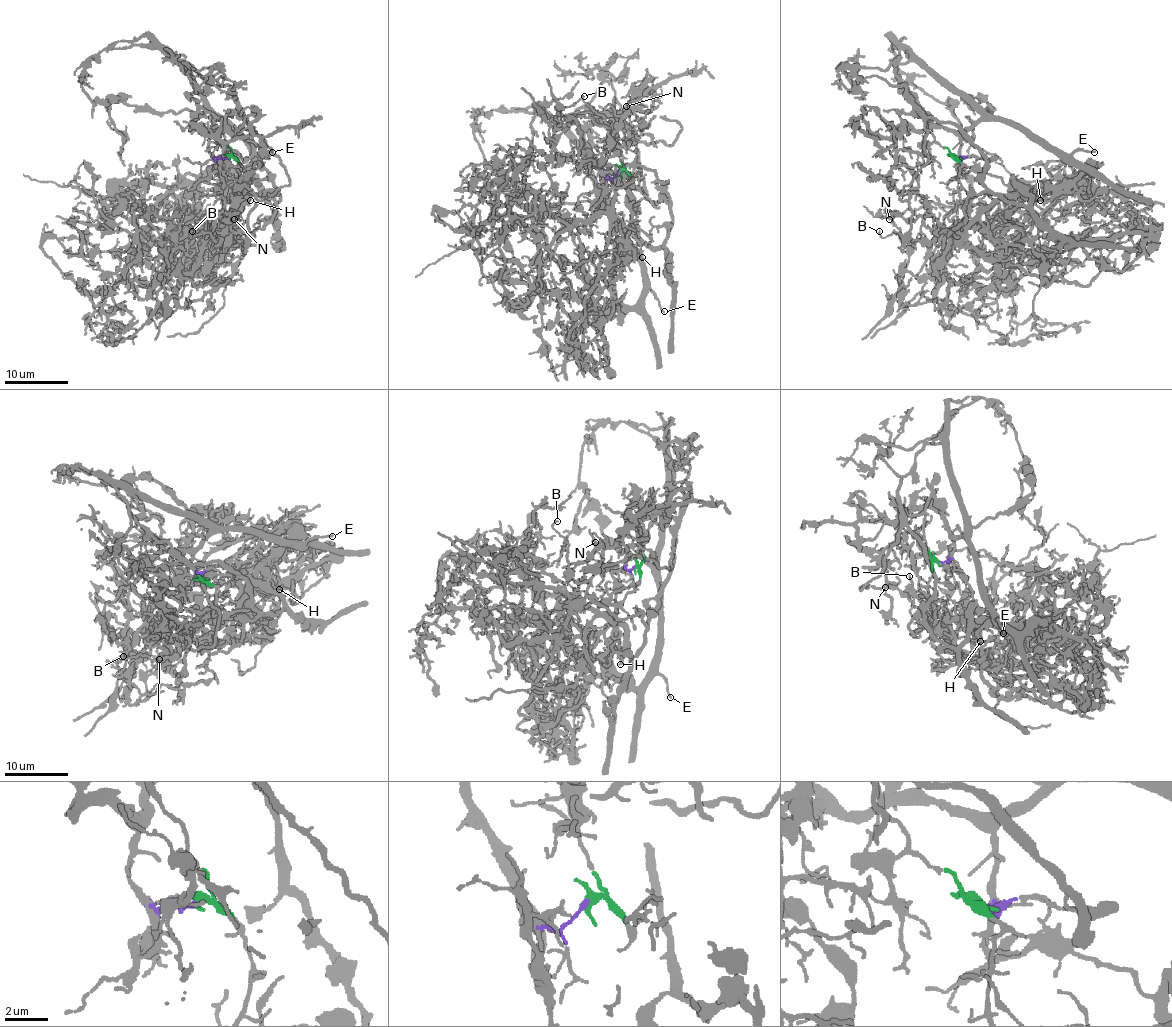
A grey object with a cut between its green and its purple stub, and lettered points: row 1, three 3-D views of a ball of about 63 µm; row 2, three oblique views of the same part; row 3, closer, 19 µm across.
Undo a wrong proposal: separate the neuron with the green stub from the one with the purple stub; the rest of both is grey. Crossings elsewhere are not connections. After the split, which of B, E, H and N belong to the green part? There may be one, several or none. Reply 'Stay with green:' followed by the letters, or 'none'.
Stay with green: B, N

